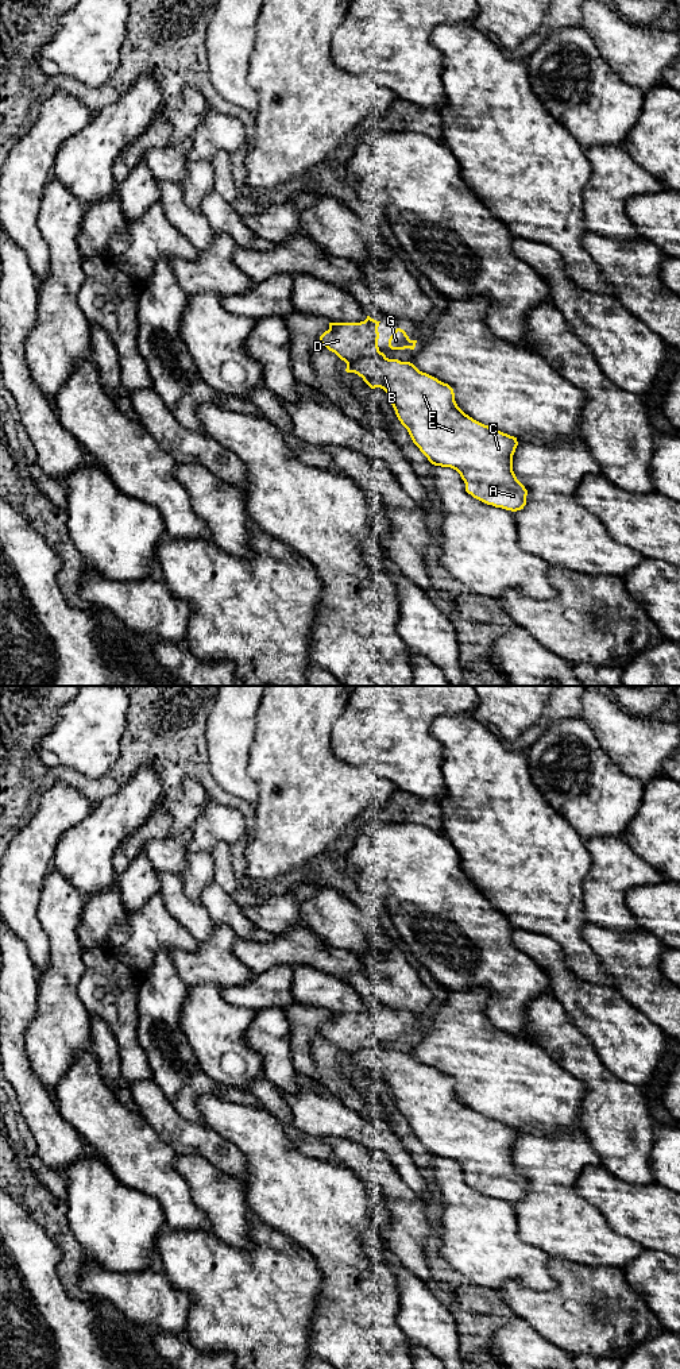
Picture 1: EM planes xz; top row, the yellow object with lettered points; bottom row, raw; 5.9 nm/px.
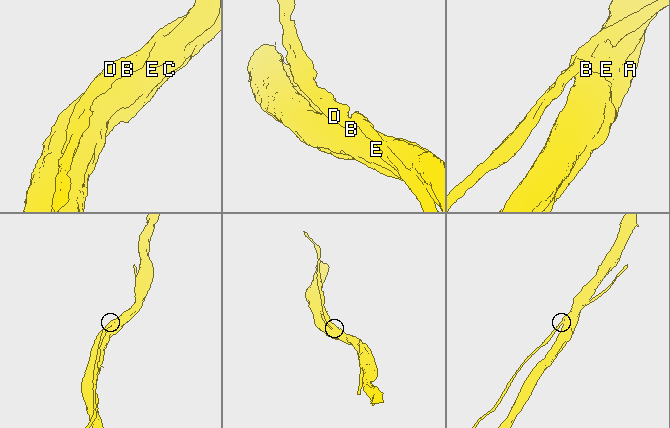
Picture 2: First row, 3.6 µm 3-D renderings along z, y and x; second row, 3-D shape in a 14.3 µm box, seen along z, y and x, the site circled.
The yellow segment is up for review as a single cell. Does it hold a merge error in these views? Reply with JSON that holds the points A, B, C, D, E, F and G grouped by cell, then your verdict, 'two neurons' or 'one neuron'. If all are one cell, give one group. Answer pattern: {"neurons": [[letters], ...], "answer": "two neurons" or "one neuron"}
{"neurons": [["A", "B", "C", "E", "F"], ["D", "G"]], "answer": "two neurons"}

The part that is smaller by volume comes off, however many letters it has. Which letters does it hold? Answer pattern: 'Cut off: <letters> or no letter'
Cut off: D, G

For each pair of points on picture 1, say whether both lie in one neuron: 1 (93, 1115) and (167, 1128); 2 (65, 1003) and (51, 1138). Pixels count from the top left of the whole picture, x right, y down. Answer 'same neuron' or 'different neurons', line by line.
1: different neurons
2: different neurons

